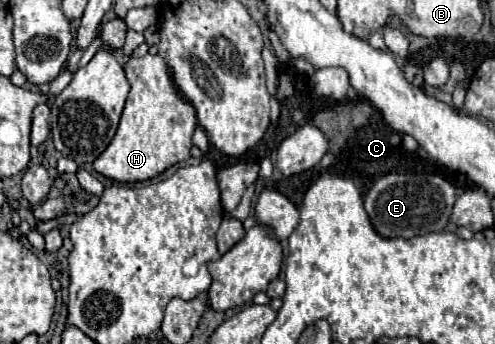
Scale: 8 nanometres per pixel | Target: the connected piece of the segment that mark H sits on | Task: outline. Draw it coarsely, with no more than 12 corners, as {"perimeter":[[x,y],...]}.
{"perimeter":[[163,57],[125,63],[117,133],[93,169],[121,183],[191,157],[195,109]]}

